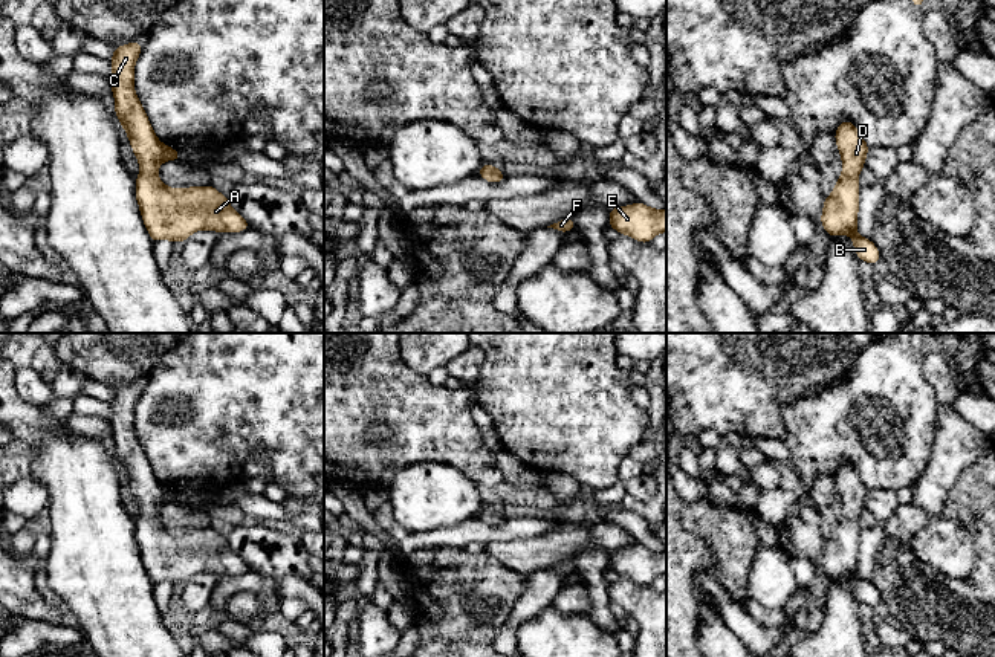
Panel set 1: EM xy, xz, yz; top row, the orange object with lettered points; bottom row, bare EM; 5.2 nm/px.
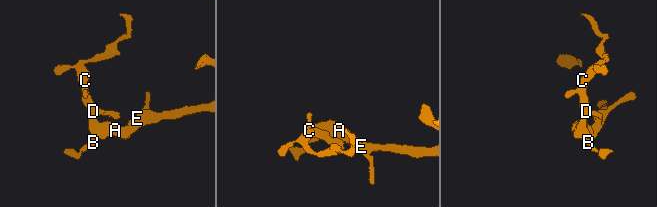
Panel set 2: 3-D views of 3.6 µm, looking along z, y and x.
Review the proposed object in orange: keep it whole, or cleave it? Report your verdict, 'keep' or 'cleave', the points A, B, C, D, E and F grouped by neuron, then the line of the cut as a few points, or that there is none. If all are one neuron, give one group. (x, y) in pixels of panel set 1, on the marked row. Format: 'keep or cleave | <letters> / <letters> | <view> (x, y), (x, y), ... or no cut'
keep | A B C D E F | no cut

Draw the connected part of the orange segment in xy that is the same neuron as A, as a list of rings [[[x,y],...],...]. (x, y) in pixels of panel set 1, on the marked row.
[[[131,41],[113,47],[113,72],[109,78],[115,96],[115,115],[127,131],[128,142],[139,162],[135,197],[150,238],[185,241],[200,229],[216,232],[243,232],[251,225],[212,185],[168,188],[159,177],[159,165],[180,160],[182,154],[164,145],[135,92],[135,64],[142,43]]]

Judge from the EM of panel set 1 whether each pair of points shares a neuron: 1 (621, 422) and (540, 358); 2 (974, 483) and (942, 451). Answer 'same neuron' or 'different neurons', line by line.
1: same neuron
2: different neurons

